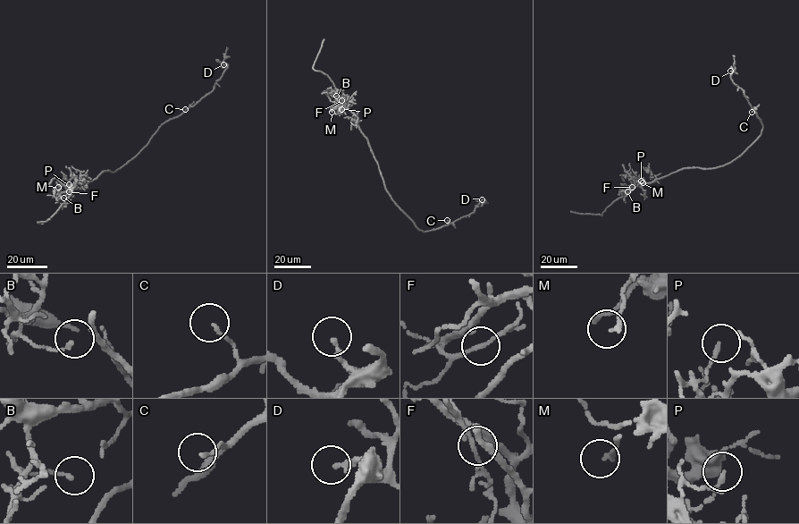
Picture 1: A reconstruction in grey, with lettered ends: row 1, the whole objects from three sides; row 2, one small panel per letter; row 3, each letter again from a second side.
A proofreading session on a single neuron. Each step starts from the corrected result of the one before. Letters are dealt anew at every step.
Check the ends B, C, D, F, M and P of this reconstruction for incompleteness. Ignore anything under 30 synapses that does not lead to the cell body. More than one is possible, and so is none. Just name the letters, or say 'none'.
none

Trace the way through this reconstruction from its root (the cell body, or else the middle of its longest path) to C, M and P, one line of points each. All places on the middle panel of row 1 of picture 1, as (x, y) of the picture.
C: (384, 185), (392, 200), (419, 230), (436, 229), (447, 225), (447, 220)
M: (384, 185), (367, 139), (357, 124), (357, 117), (340, 104), (332, 112)
P: (384, 185), (367, 139), (357, 124), (357, 117), (343, 105), (340, 107), (341, 109)

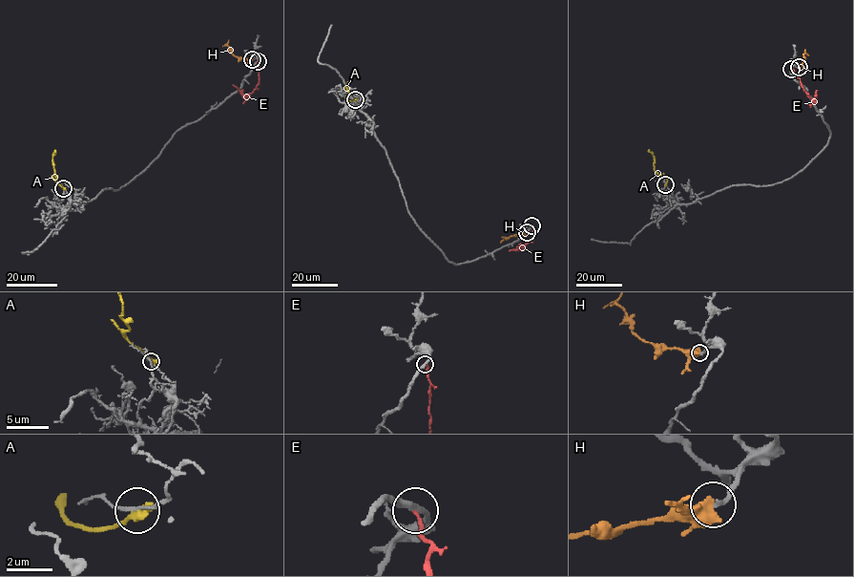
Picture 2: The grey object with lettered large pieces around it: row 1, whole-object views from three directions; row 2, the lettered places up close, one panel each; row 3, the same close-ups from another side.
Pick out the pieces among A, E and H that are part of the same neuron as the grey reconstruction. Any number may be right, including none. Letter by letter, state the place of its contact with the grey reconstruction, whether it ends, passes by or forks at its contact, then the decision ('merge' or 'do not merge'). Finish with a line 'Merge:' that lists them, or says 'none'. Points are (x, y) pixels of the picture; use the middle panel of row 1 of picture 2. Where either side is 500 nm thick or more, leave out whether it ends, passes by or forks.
A: (355, 99) | it ends | do not merge
E: (531, 225) | it ends | do not merge
H: (527, 232) | merge
Merge: H

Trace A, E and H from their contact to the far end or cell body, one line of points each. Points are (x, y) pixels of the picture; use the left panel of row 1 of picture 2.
A: (63, 188), (55, 180), (52, 163), (55, 150)
E: (258, 61), (259, 82), (251, 93), (244, 95), (232, 85)
H: (252, 59), (235, 56), (228, 46), (222, 46)

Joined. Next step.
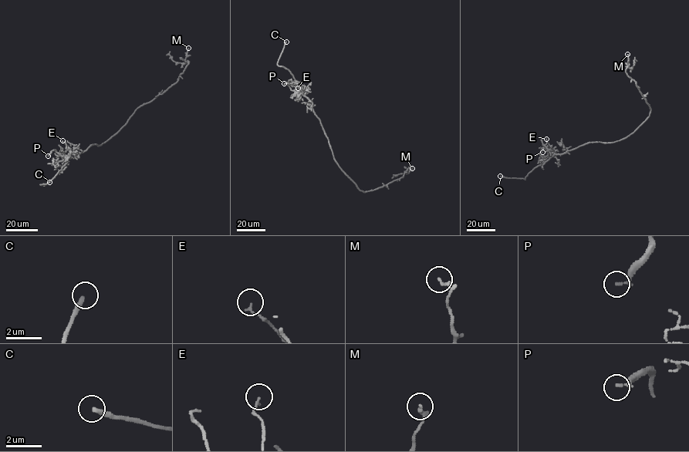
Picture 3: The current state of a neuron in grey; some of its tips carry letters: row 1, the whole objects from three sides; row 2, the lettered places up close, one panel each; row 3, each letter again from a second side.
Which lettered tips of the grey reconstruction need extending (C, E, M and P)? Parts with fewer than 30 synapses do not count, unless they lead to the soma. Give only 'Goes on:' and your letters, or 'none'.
Goes on: none

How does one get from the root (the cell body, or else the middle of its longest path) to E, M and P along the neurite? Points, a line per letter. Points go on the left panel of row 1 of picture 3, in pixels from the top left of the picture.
E: (104, 143), (91, 145), (78, 157), (69, 158), (71, 150), (62, 140)
M: (104, 143), (125, 124), (137, 108), (152, 100), (177, 80), (188, 63), (185, 61), (188, 48)
P: (104, 143), (91, 145), (78, 157), (61, 156), (55, 150), (48, 156)

